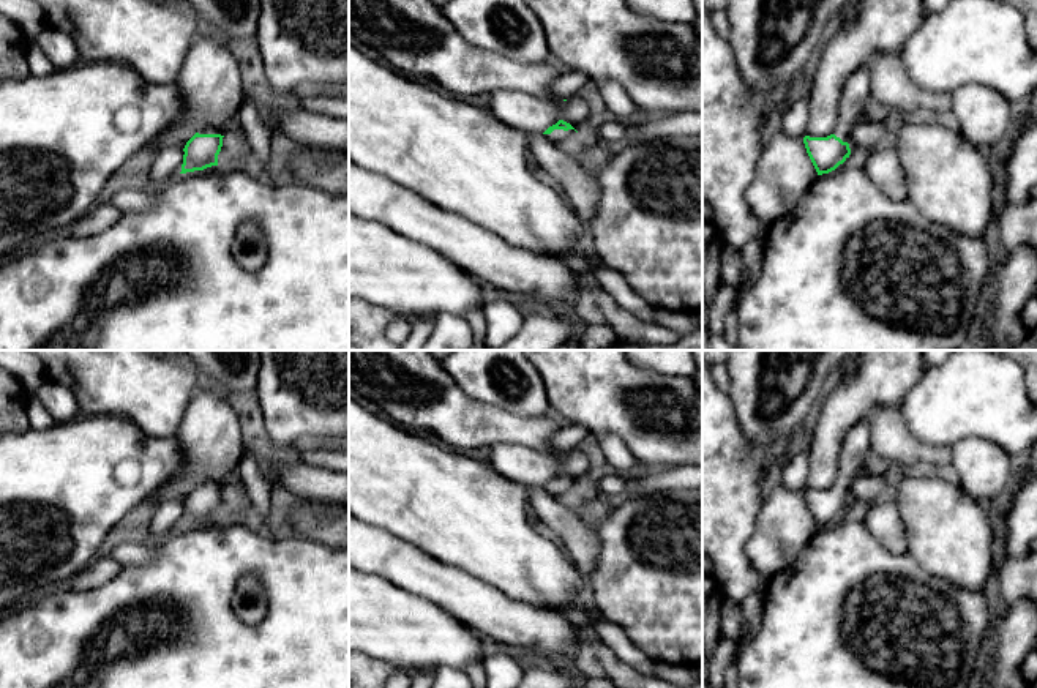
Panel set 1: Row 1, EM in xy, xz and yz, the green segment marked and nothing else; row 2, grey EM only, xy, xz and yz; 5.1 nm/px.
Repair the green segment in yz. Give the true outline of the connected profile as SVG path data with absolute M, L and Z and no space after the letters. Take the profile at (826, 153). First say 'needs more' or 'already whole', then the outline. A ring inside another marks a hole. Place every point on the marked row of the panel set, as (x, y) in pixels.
needs more; M860 66L844 82L833 133L827 137L803 137L807 153L818 175L835 170L849 158L849 133L862 120L870 96L870 71Z

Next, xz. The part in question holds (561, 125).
needs more; M559 120L556 125L549 126L543 134L552 144L567 145L576 137L578 133L570 123Z

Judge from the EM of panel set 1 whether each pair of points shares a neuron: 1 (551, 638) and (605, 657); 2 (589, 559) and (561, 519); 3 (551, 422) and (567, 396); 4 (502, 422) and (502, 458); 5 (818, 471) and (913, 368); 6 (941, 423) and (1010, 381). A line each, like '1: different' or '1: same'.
1: different
2: same
3: different
4: different
5: same
6: same

